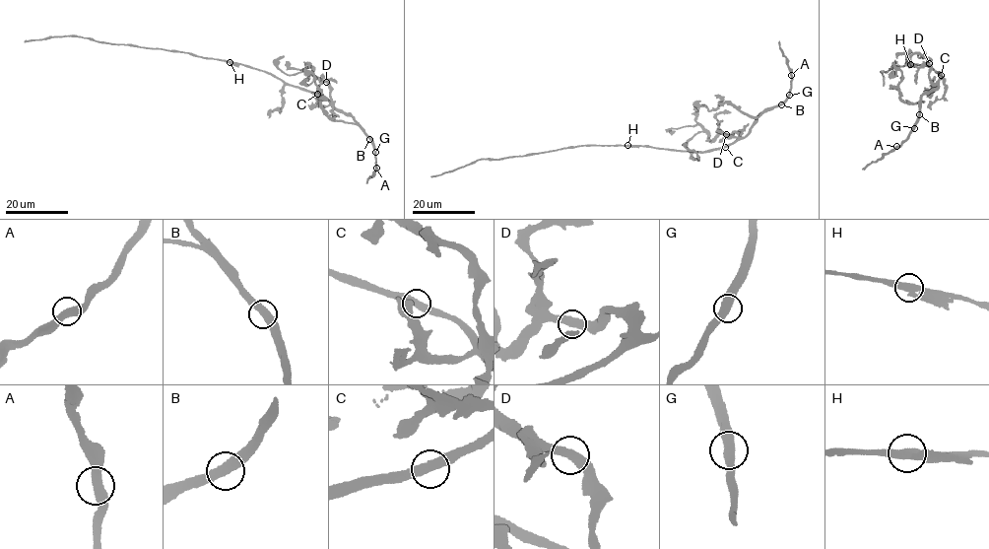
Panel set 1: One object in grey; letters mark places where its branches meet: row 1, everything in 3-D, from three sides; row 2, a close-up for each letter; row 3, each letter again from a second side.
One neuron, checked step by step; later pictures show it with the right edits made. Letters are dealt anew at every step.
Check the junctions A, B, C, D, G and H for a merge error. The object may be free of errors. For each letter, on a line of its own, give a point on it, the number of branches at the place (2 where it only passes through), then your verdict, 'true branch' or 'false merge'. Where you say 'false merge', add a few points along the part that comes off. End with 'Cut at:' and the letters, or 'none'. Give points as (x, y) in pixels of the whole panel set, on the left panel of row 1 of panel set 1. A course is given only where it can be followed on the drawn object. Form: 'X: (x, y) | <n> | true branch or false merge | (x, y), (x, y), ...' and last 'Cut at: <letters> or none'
A: (376, 168) | 2 | true branch
B: (369, 139) | 2 | true branch
C: (317, 94) | 2 | true branch
D: (326, 82) | 2 | true branch
G: (375, 152) | 2 | true branch
H: (230, 62) | 2 | true branch
Cut at: none

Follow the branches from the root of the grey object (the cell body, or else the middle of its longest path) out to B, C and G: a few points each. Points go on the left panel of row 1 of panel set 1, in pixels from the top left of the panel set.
B: (253, 68), (320, 95), (353, 117), (369, 139)
C: (253, 68), (317, 94)
G: (253, 68), (316, 93), (347, 112), (370, 139), (375, 152)

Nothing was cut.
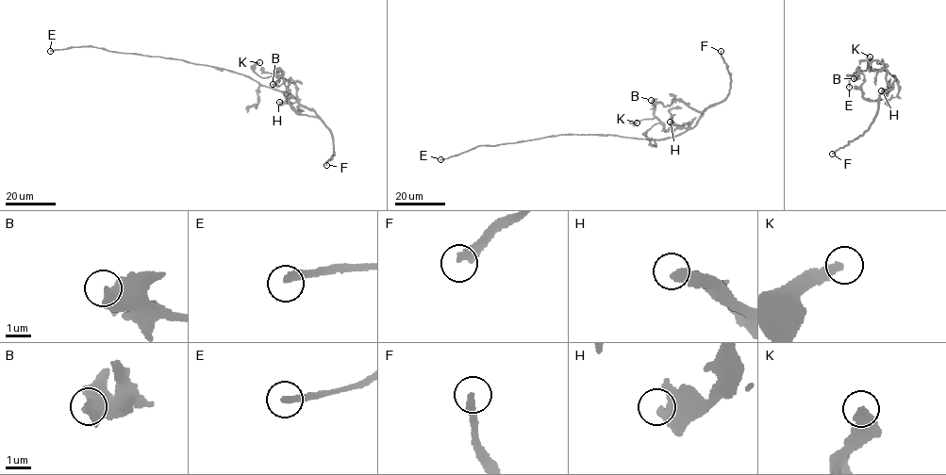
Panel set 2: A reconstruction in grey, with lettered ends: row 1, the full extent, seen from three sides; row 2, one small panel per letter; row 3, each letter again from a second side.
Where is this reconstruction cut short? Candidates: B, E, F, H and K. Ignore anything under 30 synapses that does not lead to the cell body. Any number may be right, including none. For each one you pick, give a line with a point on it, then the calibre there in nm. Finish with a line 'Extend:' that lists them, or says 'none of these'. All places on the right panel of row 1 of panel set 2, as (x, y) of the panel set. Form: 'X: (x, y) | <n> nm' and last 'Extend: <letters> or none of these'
E: (849, 87) | 280 nm
Extend: E

